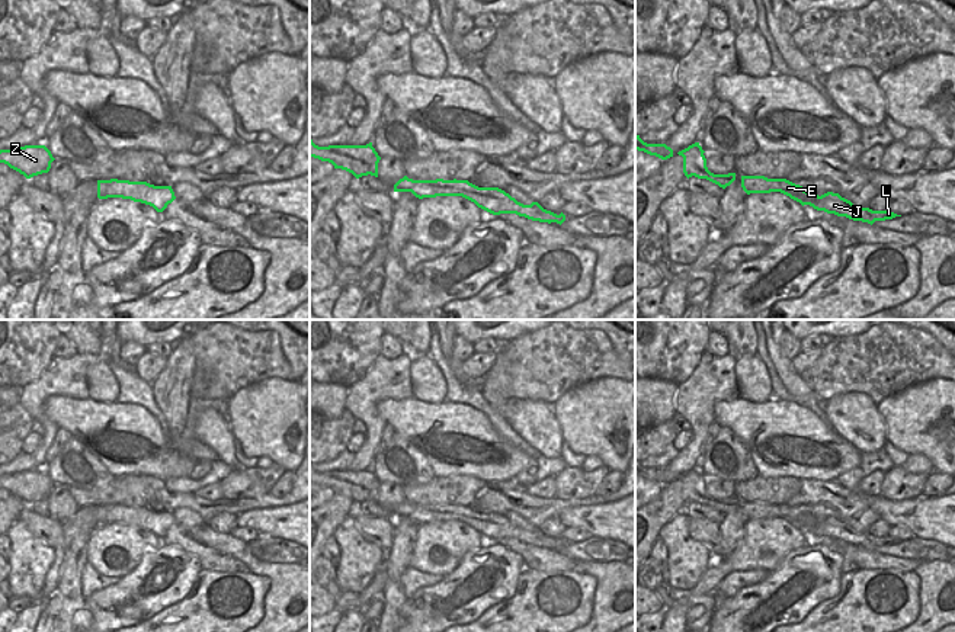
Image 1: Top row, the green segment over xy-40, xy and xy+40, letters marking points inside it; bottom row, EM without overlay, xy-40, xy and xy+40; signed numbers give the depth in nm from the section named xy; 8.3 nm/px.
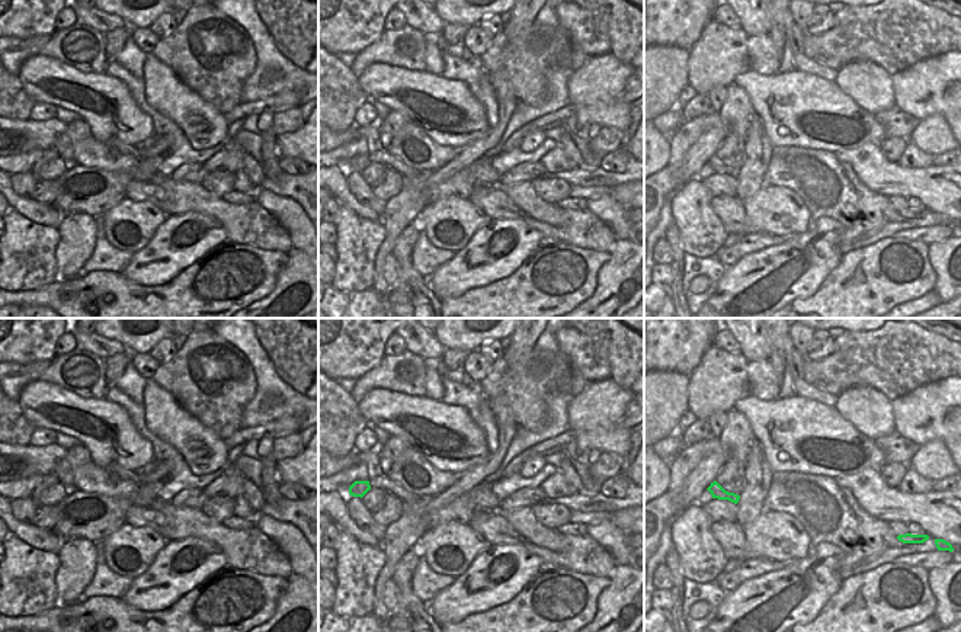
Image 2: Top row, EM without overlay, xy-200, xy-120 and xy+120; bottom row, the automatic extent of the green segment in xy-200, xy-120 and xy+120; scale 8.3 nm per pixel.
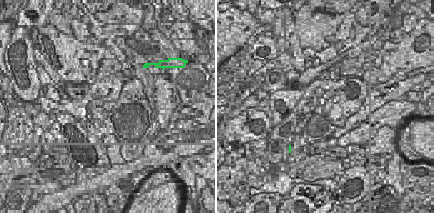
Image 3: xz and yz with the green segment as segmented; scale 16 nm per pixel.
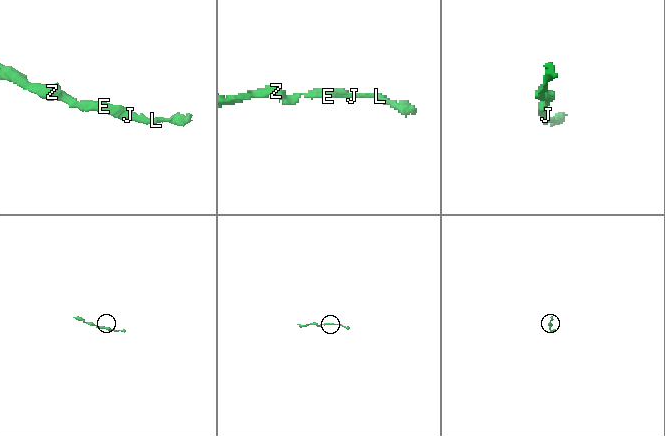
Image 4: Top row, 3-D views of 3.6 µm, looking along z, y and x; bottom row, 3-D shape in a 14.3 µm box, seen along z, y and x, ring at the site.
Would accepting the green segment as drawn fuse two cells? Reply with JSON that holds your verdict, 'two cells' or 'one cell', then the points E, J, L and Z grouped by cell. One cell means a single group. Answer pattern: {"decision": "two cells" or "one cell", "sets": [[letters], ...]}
{"decision": "one cell", "sets": [["E", "J", "L", "Z"]]}

